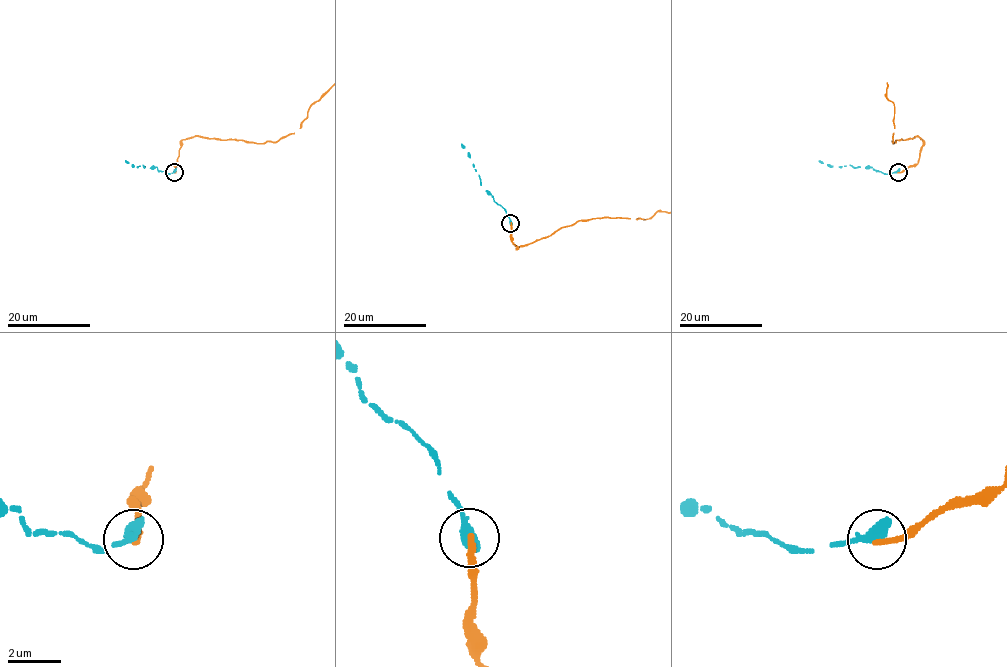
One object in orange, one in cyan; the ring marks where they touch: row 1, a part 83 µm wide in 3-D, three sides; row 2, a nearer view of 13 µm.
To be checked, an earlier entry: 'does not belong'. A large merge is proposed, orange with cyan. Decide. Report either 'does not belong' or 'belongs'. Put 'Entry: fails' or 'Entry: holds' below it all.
does not belong
Entry: holds

